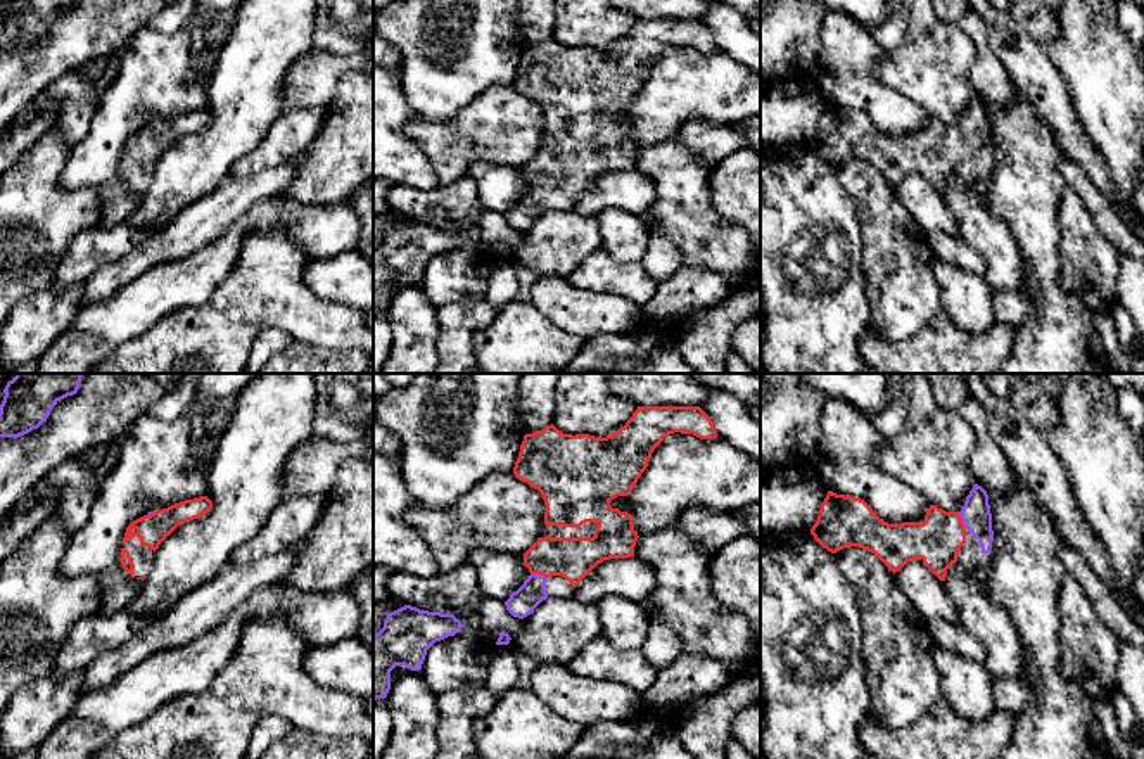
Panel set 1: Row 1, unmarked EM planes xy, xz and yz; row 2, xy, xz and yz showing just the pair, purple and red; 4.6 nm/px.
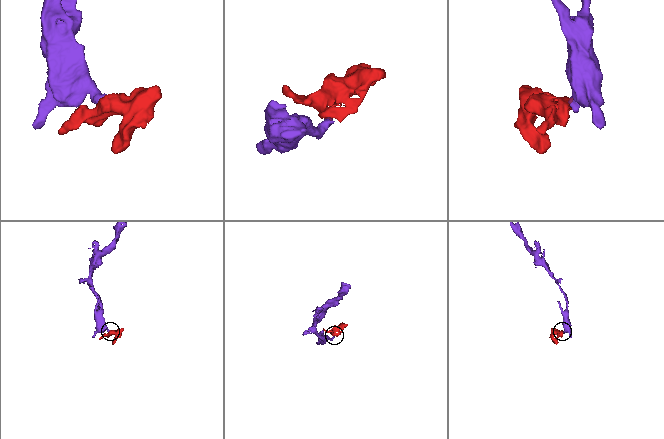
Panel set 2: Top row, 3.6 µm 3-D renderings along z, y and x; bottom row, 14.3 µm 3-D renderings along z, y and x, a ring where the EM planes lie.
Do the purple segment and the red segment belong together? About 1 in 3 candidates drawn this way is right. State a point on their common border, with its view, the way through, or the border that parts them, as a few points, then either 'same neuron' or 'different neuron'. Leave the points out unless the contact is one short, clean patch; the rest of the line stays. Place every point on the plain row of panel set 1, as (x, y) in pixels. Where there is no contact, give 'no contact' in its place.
xz (540, 187) | across xz (522, 215), (533, 204), (540, 187), (555, 172), (572, 172) | same neuron

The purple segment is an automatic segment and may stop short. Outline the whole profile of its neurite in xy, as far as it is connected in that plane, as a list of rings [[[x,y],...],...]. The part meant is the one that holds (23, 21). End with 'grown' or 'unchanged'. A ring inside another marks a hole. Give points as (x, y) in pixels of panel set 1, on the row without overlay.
[[[5,0],[0,50],[19,50],[47,35],[52,21],[79,0]]] | unchanged

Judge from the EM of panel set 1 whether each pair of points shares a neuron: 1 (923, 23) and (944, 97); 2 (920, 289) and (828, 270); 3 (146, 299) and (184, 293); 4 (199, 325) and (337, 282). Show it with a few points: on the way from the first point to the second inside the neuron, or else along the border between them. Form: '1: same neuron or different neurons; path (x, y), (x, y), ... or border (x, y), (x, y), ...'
1: same neuron; path (930, 42), (932, 70), (937, 78)
2: different neurons; border (863, 235), (864, 298), (870, 317)
3: same neuron; path (154, 294), (175, 293)
4: different neurons; border (310, 260), (305, 284), (318, 298), (349, 306)

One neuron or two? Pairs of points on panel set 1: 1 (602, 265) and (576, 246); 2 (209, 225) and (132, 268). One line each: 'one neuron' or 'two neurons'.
1: two neurons
2: one neuron

